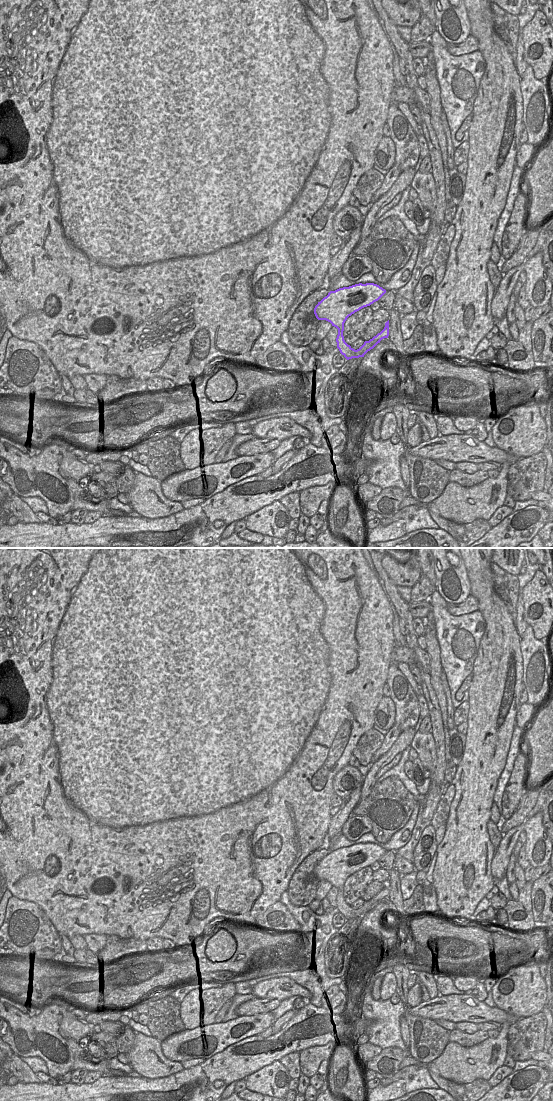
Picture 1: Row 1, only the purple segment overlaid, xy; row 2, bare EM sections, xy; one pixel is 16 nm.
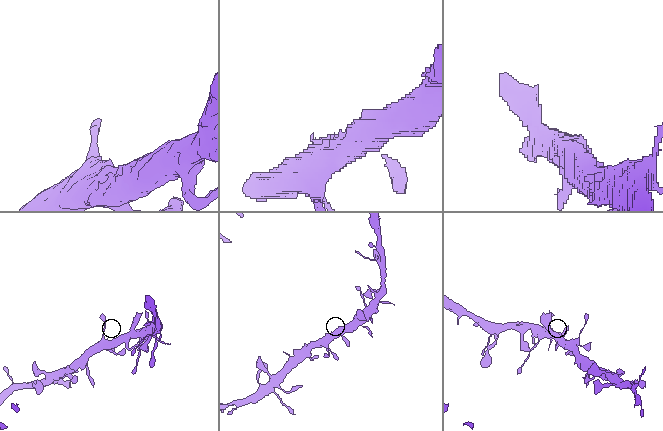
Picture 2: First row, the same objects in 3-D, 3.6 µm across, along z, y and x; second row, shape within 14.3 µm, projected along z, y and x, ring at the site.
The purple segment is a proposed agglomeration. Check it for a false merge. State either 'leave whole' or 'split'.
split

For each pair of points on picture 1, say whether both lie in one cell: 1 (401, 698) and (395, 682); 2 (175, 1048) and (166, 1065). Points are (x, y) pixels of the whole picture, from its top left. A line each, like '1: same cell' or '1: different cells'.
1: same cell
2: different cells

